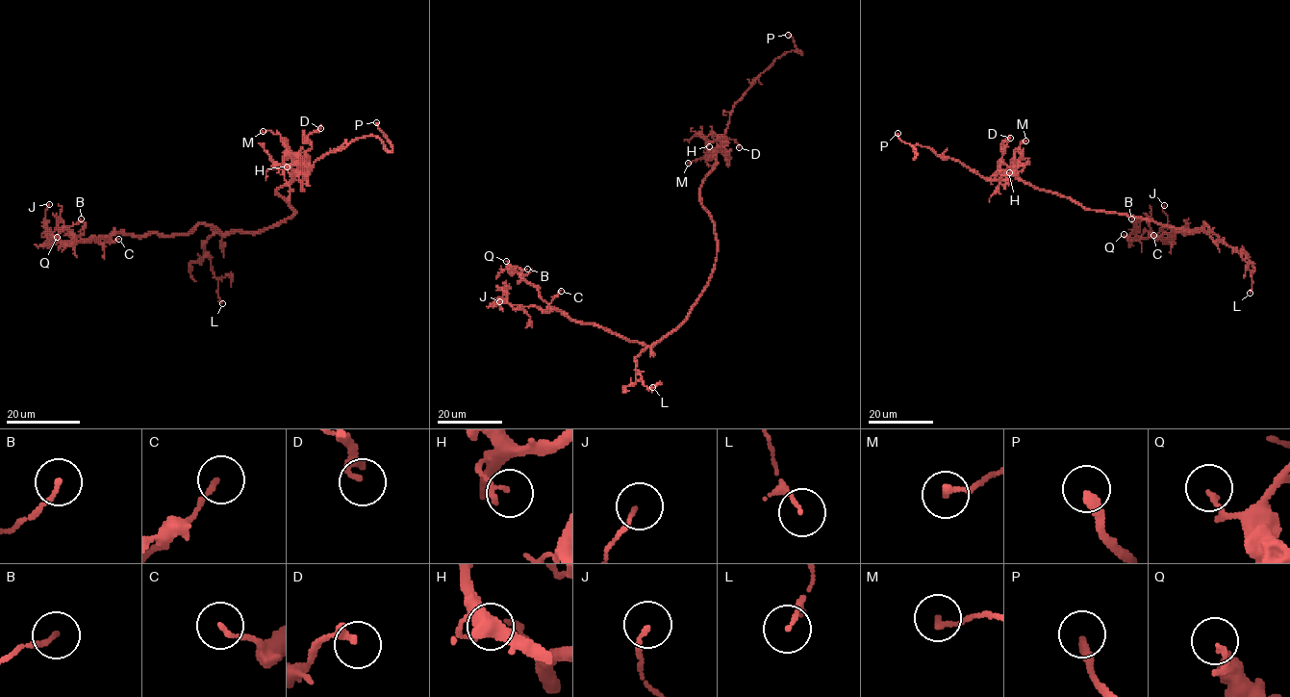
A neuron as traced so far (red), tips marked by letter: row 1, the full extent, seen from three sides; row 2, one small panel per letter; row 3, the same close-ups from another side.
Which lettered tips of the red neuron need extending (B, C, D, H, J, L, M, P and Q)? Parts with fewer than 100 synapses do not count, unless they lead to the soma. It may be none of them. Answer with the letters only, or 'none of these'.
P

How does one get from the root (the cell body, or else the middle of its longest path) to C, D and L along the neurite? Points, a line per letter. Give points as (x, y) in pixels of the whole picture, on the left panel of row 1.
C: (291, 216), (255, 232), (222, 233), (196, 224), (181, 235), (106, 237), (118, 239)
D: (291, 216), (294, 211), (276, 191), (292, 178), (294, 170), (299, 170), (297, 161), (303, 141), (320, 128)
L: (291, 216), (265, 230), (214, 233), (204, 243), (204, 253), (217, 279), (217, 295), (222, 303)

